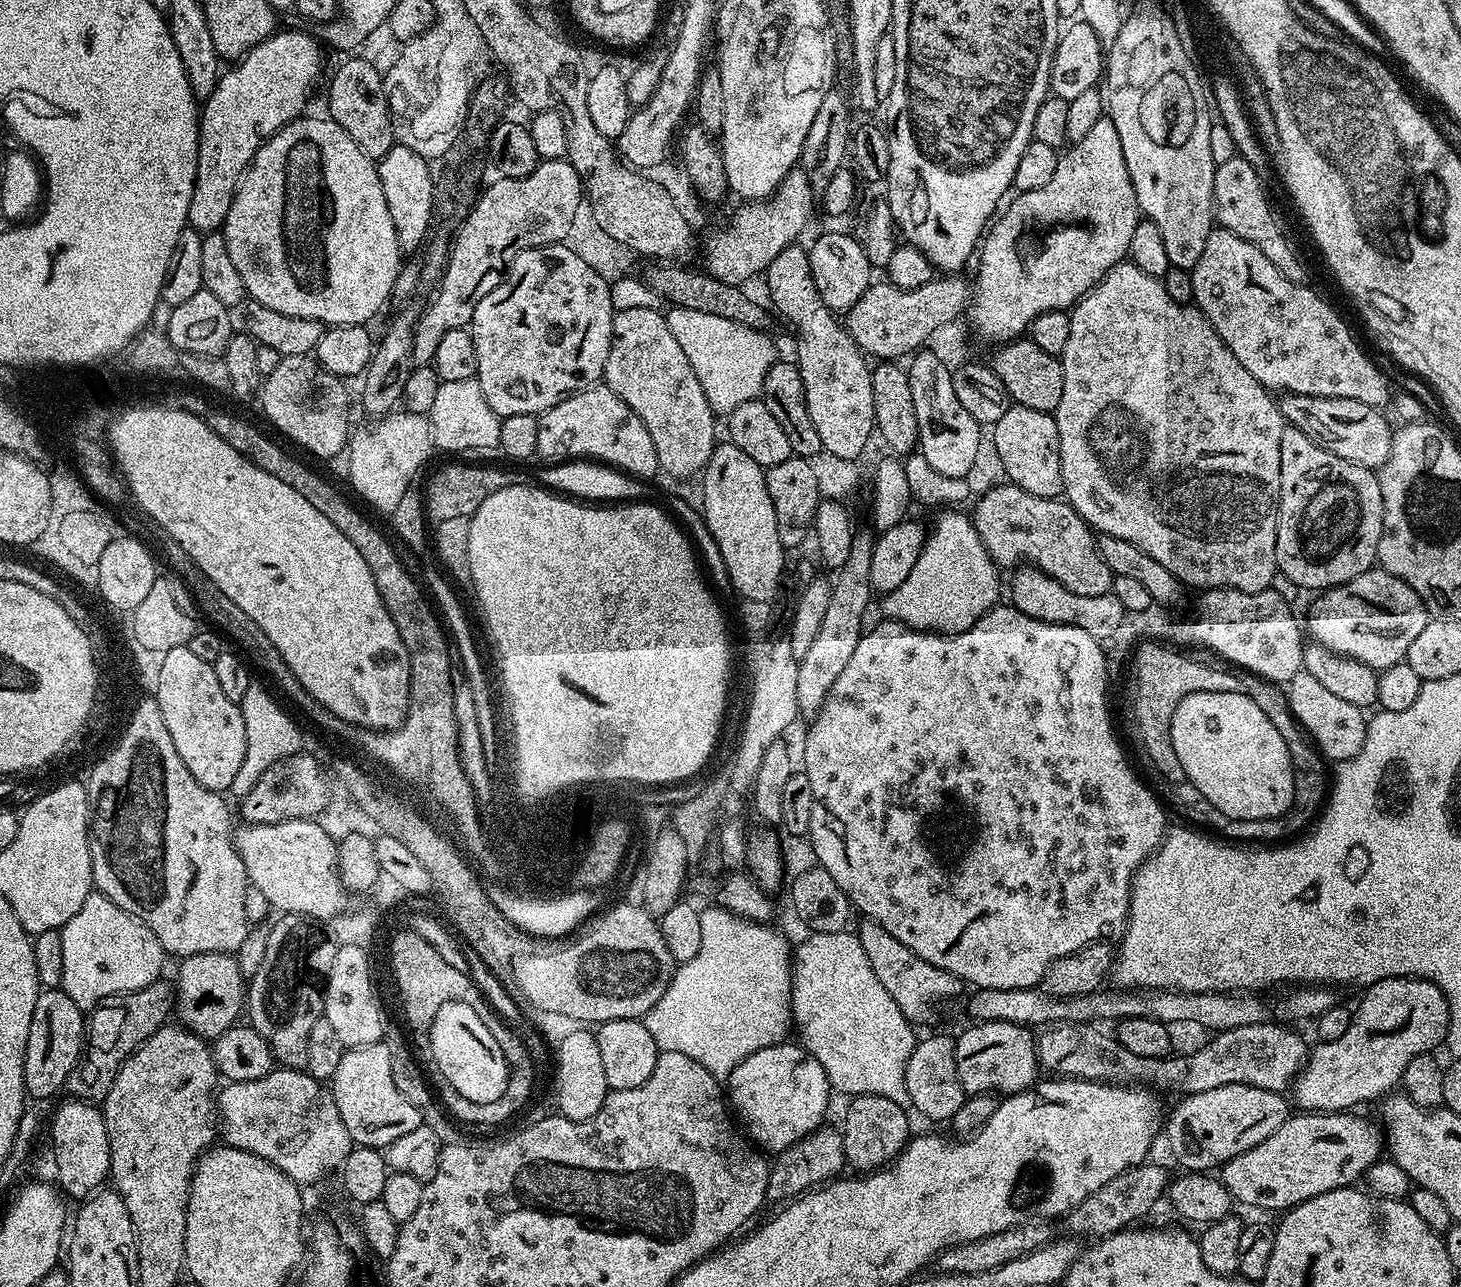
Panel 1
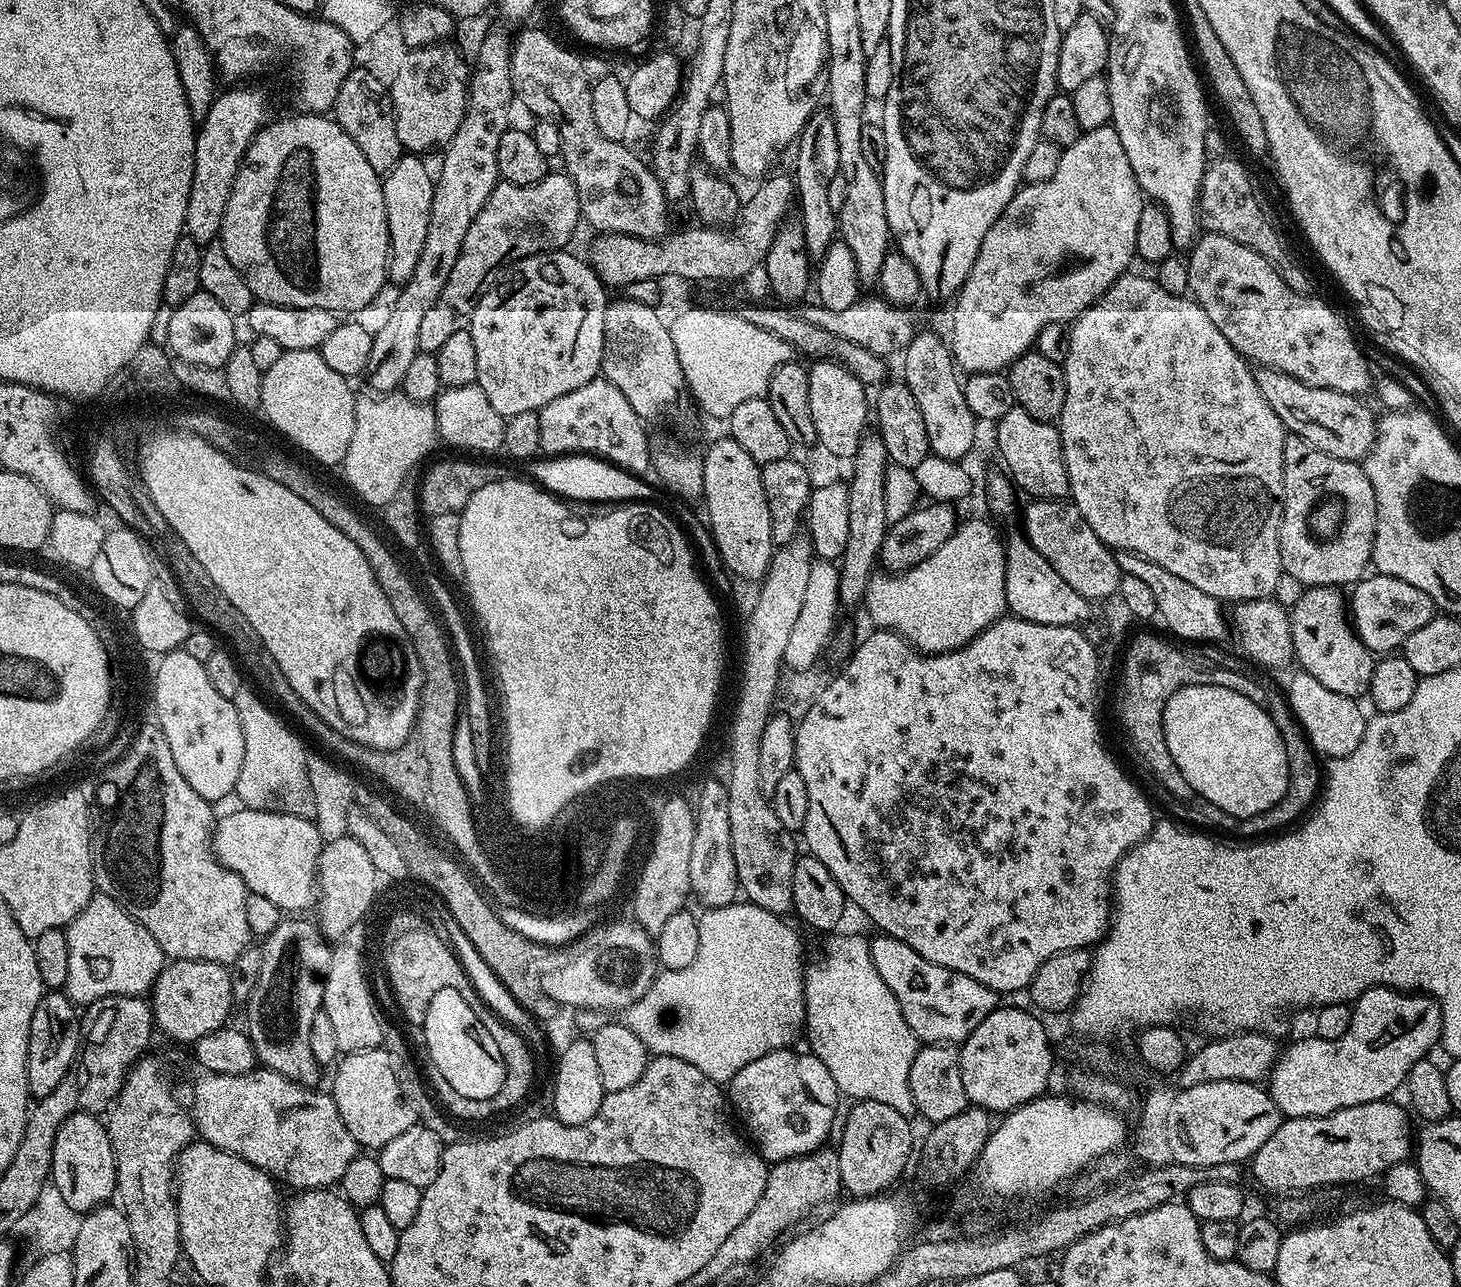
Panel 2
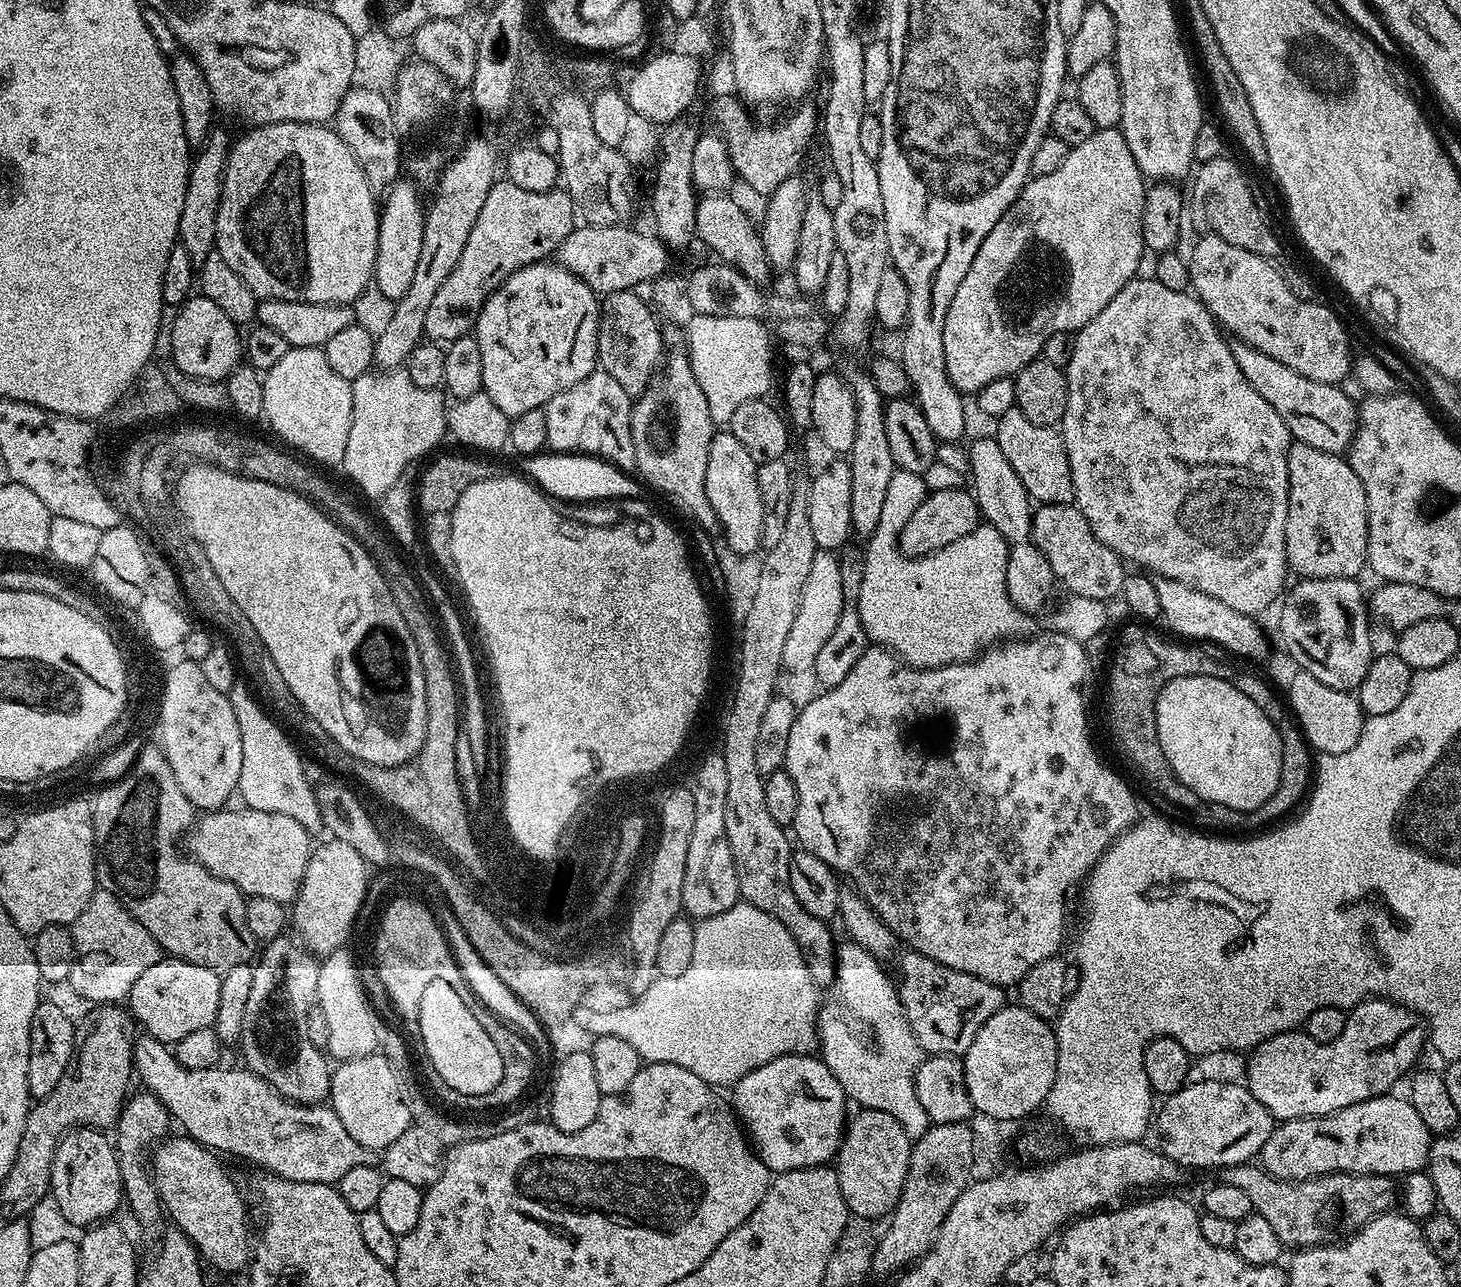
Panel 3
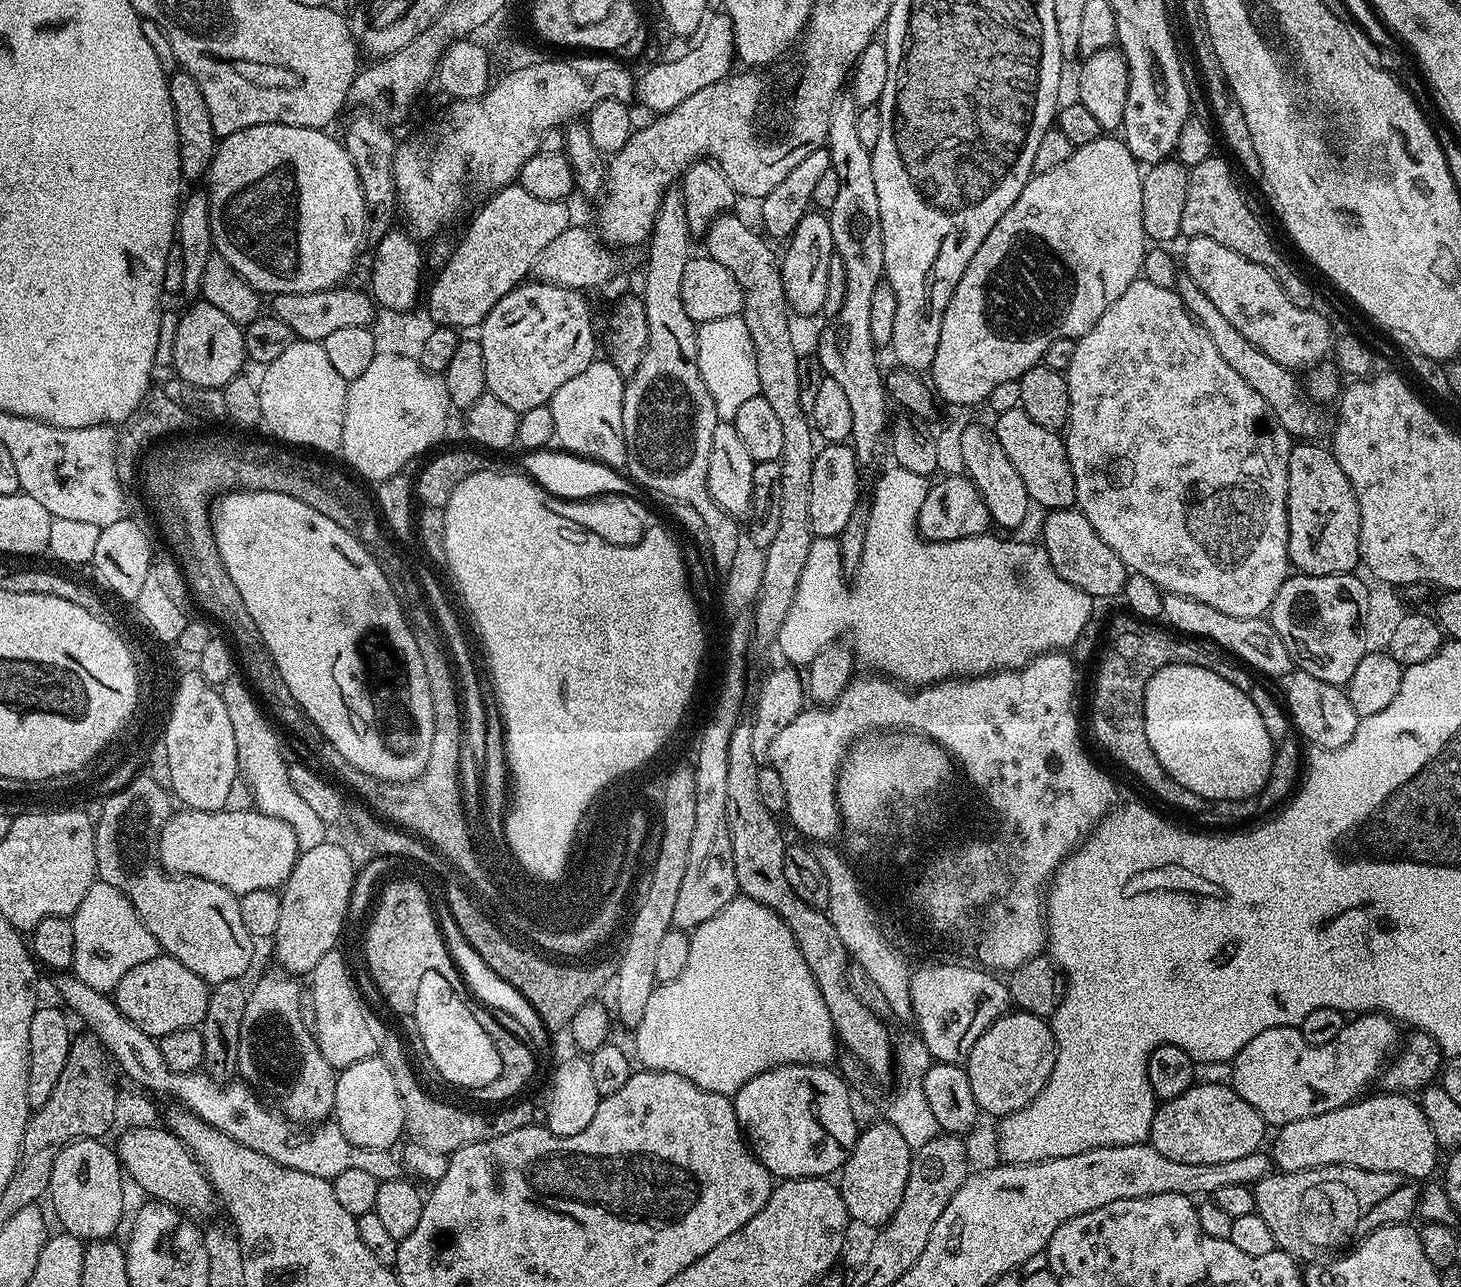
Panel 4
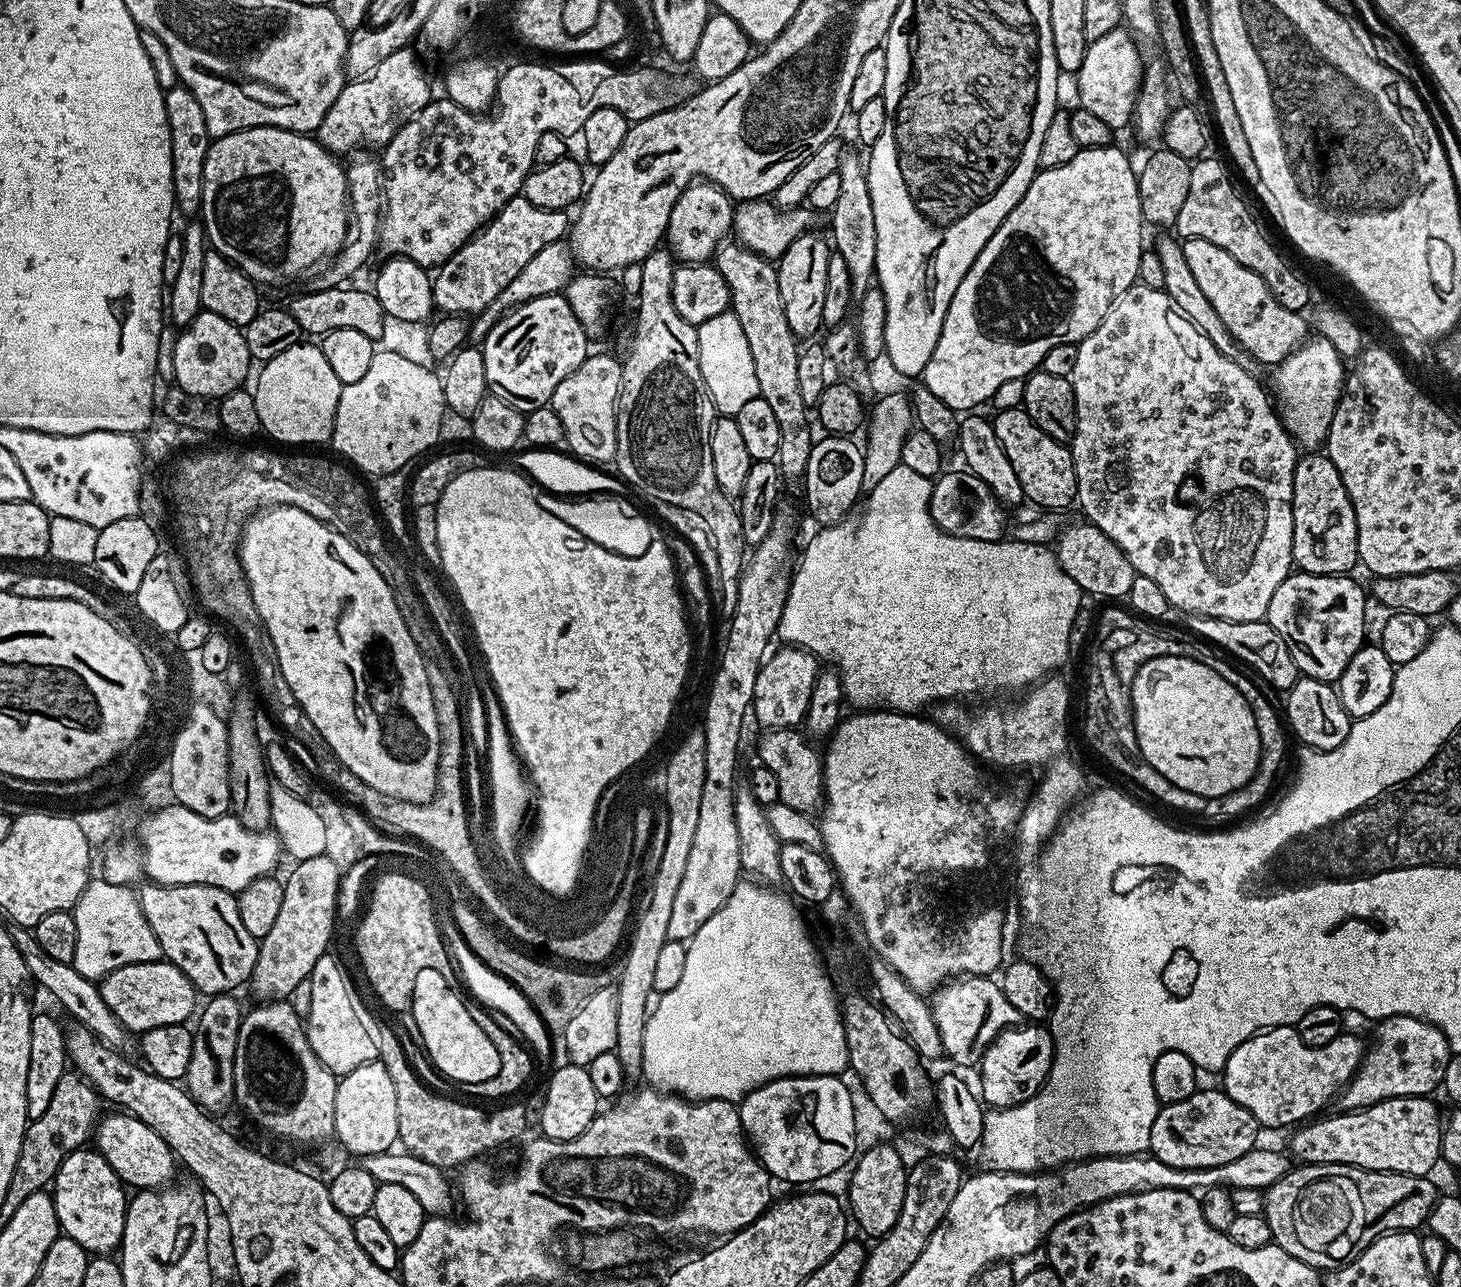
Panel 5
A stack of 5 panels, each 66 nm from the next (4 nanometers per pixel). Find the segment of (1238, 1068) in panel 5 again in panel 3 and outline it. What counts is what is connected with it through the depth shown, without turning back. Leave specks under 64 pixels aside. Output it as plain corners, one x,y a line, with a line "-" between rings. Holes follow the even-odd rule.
1369,998
1361,1004
1357,1004
1355,1008
1348,1012
1346,1030
1342,1030
1342,1034
1338,1034
1338,1038
1334,1038
1334,1042
1314,1042
1314,1038
1310,1038
1303,1030
1293,1030
1291,1032
1283,1032
1277,1036
1271,1036
1270,1039
1257,1044
1255,1048
1251,1049
1249,1055
1252,1057
1248,1060
1248,1080
1246,1079
1246,1087
1250,1090
1250,1094
1254,1094
1254,1098
1258,1098
1258,1102
1262,1102
1262,1106
1266,1106
1266,1110
1270,1110
1273,1121
1283,1122
1285,1120
1301,1120
1307,1116
1325,1116
1331,1112
1342,1110
1346,1106
1354,1106
1358,1102
1369,1100
1375,1096
1389,1095
1395,1089
1392,1087
1400,1079
1403,1081
1417,1067
1416,1059
1419,1058
1420,1051
1426,1048
1426,1041
1428,1039
1428,1030
1423,1016
1418,1015
1416,1012
1411,1012
1408,1008
1403,1008
1401,1004
1393,1004
1387,998

